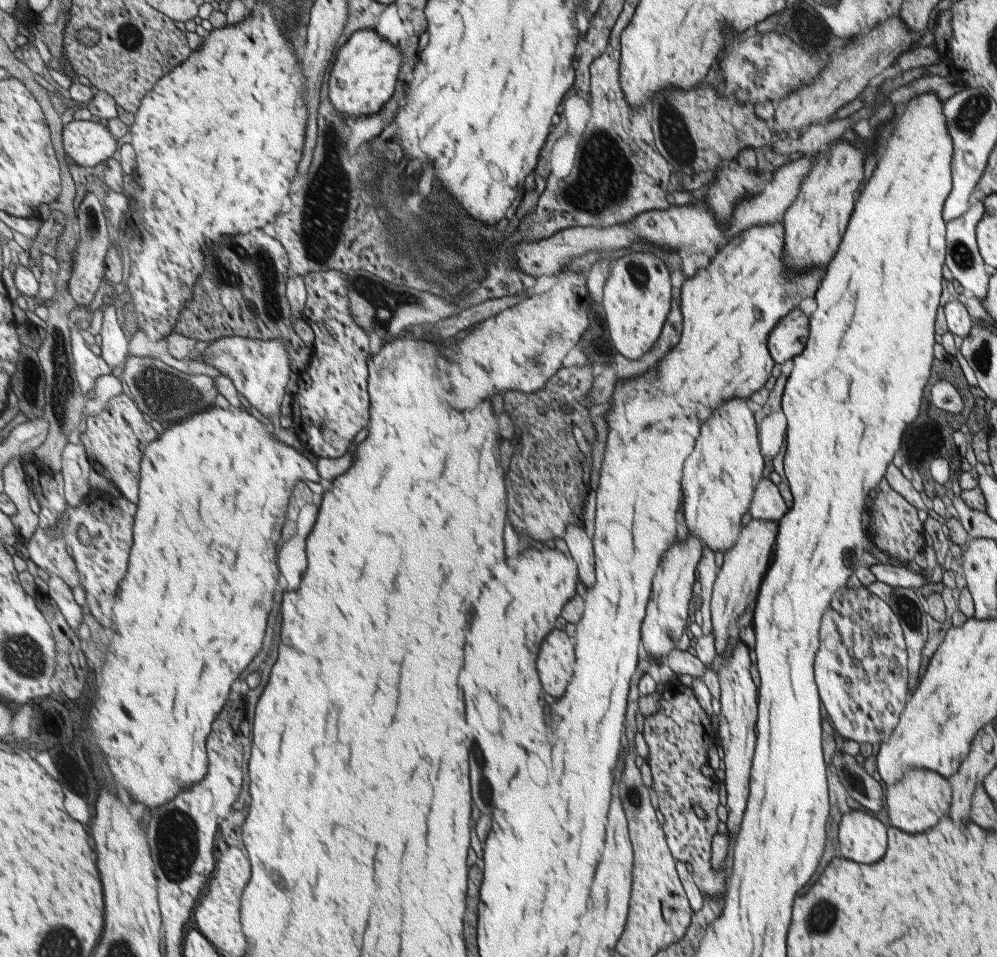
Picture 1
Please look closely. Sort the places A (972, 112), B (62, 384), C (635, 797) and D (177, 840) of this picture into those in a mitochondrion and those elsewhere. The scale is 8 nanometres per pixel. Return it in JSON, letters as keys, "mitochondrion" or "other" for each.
{"A":"mitochondrion","B":"mitochondrion","C":"mitochondrion","D":"mitochondrion"}

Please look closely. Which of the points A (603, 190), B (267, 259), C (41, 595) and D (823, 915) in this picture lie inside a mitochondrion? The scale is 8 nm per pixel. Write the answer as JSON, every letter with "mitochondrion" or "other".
{"A":"mitochondrion","B":"mitochondrion","C":"other","D":"mitochondrion"}

